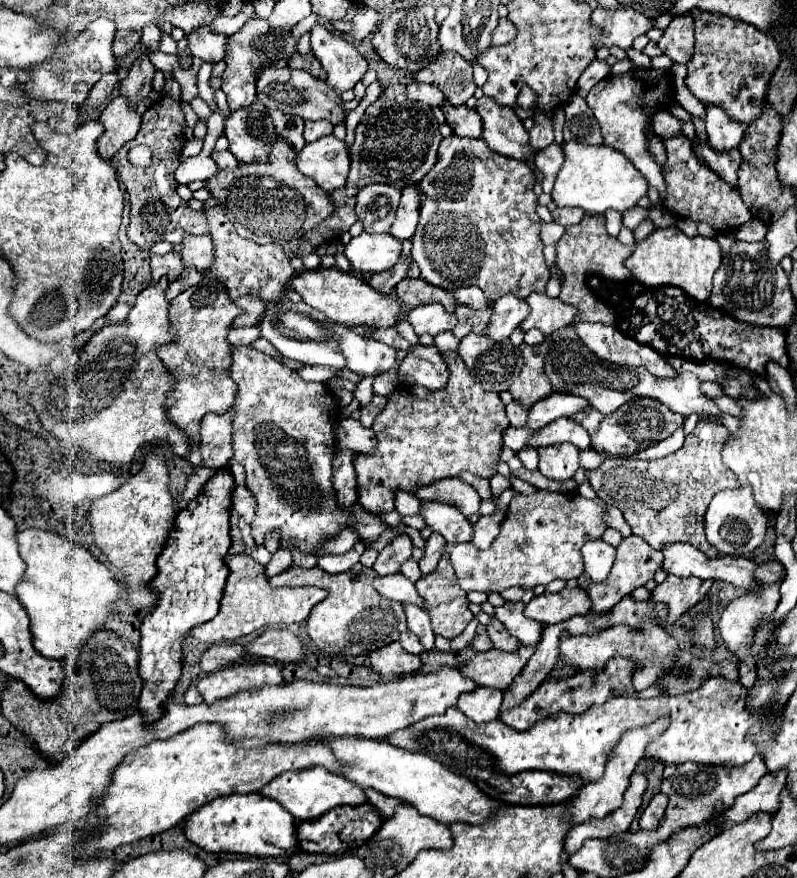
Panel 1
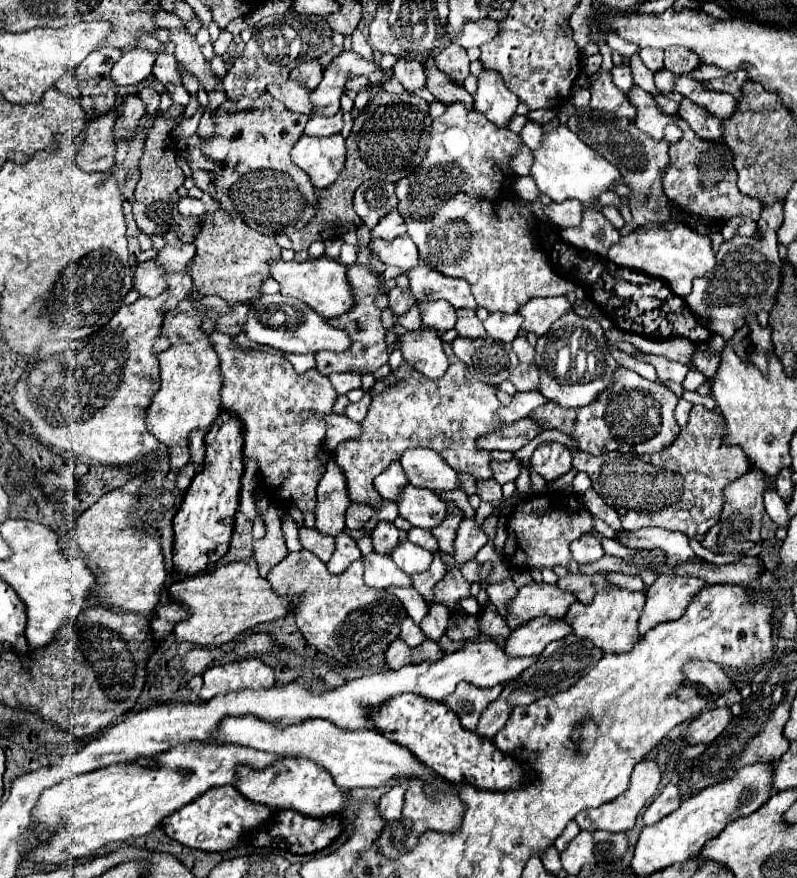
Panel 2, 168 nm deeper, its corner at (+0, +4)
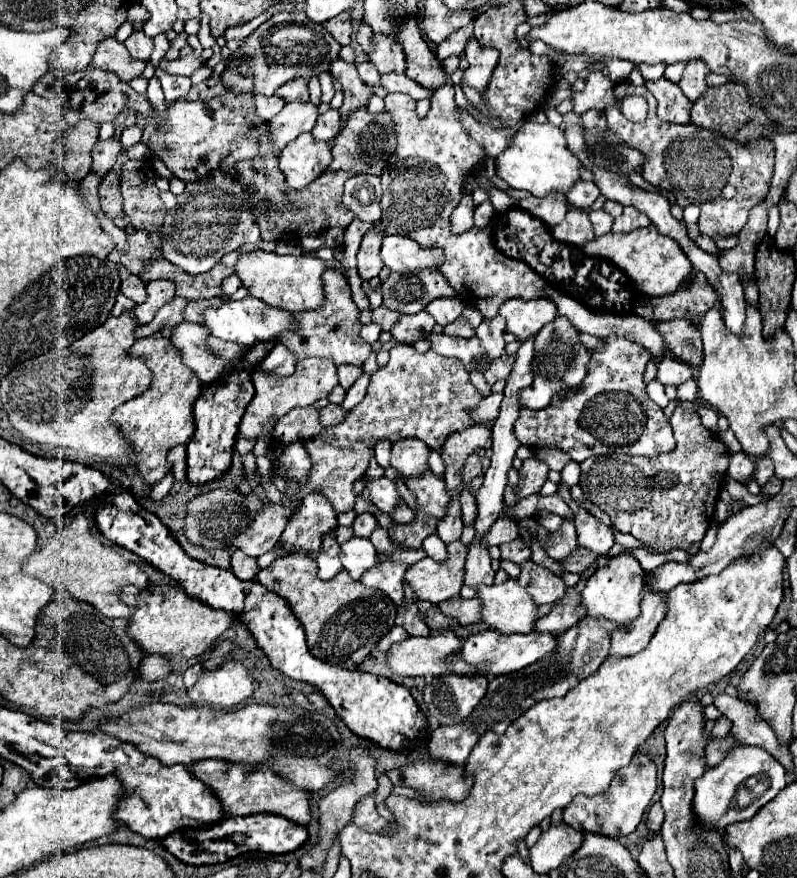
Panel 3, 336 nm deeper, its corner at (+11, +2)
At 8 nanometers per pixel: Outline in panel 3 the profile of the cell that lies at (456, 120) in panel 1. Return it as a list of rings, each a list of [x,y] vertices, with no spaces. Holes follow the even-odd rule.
[[[411,13],[401,23],[401,31],[397,33],[397,41],[401,43],[407,57],[407,75],[429,89],[439,89],[445,83],[445,73],[441,63],[431,53],[429,45],[423,41],[417,27],[417,13]]]

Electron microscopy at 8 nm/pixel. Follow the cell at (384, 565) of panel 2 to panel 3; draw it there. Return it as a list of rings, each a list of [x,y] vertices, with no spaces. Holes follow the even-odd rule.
[[[351,537],[341,545],[341,563],[349,571],[349,575],[359,581],[361,575],[377,563],[377,551],[371,541],[365,537]]]

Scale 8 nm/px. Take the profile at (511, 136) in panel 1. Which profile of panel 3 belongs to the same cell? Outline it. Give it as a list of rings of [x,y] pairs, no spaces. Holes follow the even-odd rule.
[[[471,37],[469,45],[465,45],[465,59],[469,61],[471,67],[463,73],[461,85],[471,85],[479,93],[483,93],[487,89],[491,73],[497,65],[499,51],[493,47],[485,47],[475,37]]]

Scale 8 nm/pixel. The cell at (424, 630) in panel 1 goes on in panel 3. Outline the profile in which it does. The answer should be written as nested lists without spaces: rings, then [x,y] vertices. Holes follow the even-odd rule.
[[[385,561],[385,563],[377,563],[373,569],[369,569],[369,573],[363,573],[361,583],[373,589],[375,587],[381,589],[385,595],[389,595],[389,599],[395,605],[401,605],[403,575],[405,575],[405,565],[393,565],[393,561]]]

